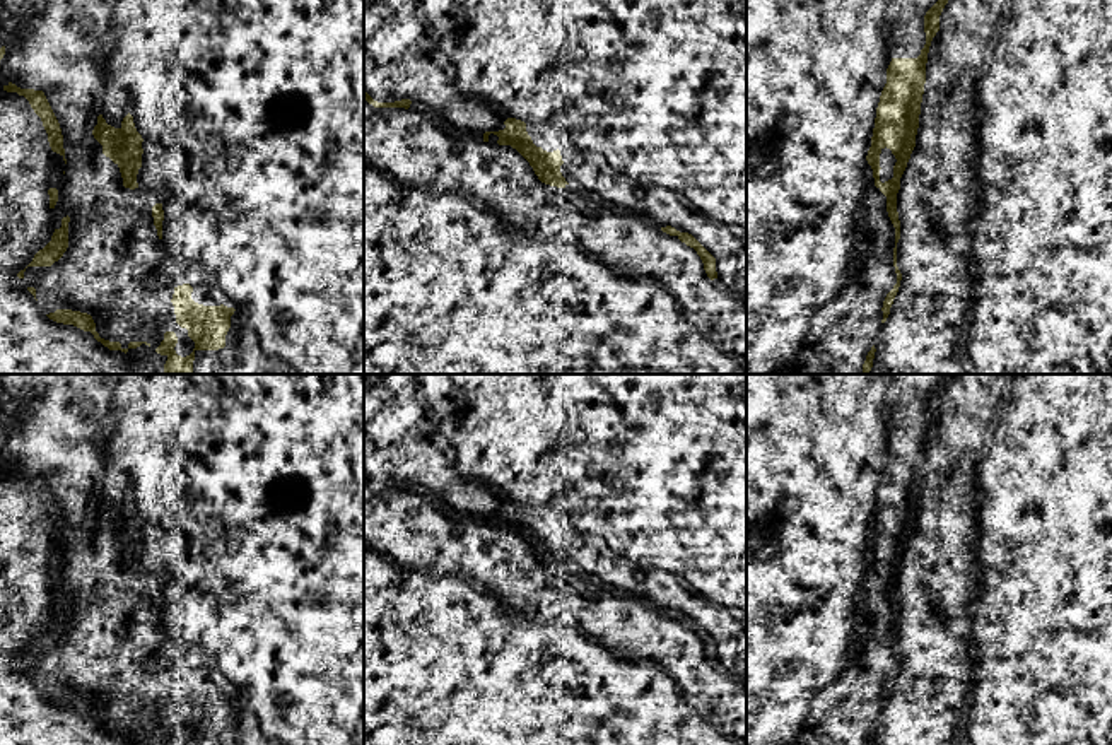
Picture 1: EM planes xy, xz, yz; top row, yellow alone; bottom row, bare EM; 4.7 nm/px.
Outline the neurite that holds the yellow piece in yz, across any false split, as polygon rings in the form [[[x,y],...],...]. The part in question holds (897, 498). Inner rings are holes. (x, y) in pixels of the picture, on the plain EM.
[[[746,374],[746,745],[873,745],[875,726],[898,675],[902,656],[897,649],[900,603],[897,576],[900,560],[916,530],[921,485],[926,466],[926,446],[933,420],[939,414],[939,398],[955,374]]]

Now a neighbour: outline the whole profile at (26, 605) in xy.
[[[0,465],[0,745],[166,745],[167,738],[157,736],[157,730],[109,733],[91,714],[50,702],[17,660],[55,615],[48,578],[51,530],[29,484],[7,475],[5,468],[9,465]]]

